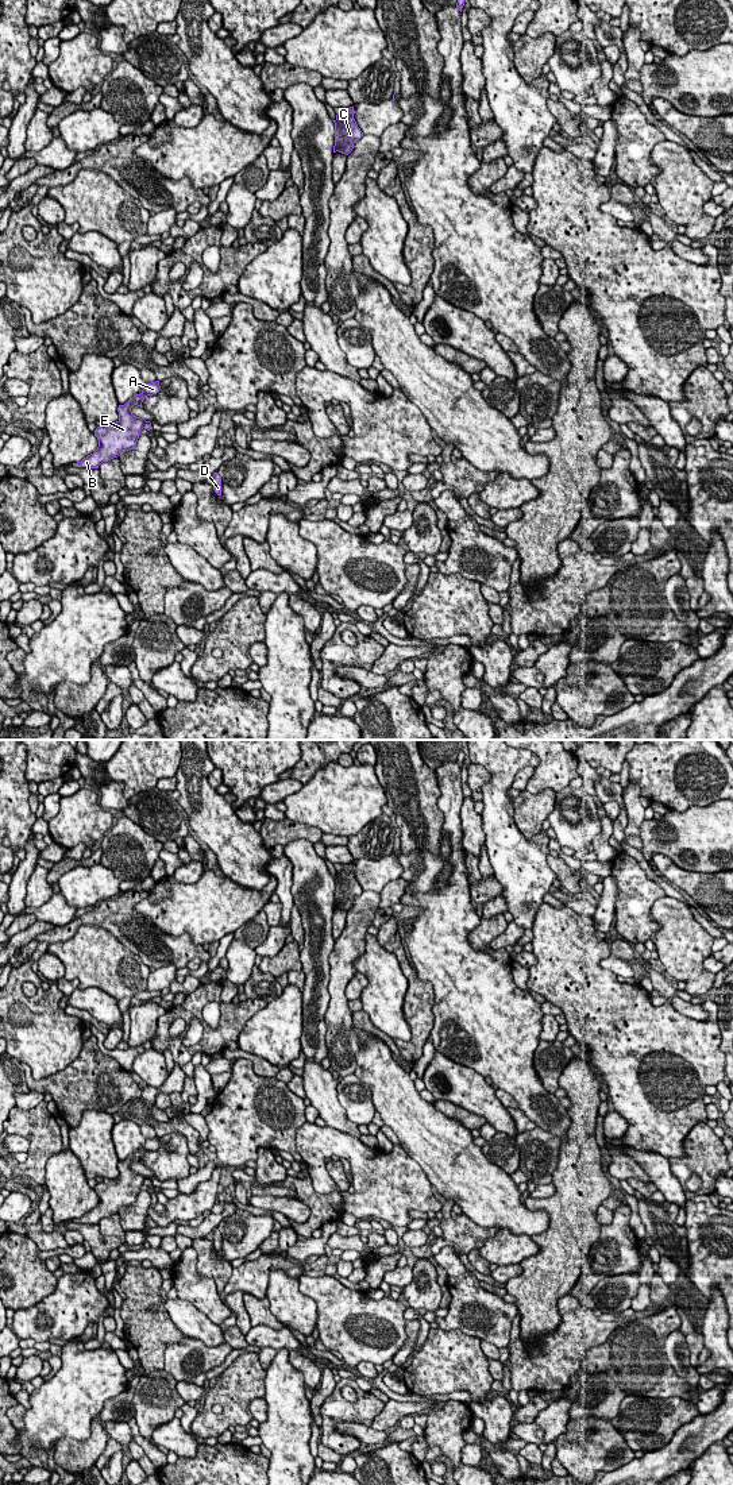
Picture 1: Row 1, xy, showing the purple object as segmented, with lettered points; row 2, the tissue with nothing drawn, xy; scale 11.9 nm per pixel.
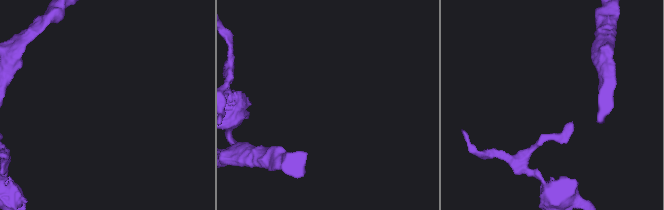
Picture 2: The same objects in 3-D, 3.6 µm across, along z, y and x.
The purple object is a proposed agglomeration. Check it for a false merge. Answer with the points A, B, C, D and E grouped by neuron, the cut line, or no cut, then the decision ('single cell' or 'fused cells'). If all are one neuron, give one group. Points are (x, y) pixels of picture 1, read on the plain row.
groups A B C E / D; cut xy (145, 1176), (142, 1183); fused cells

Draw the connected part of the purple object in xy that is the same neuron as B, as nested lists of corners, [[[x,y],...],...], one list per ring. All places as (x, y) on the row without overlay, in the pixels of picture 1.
[[[159,1137],[146,1139],[140,1150],[134,1152],[124,1161],[119,1161],[119,1176],[113,1180],[103,1179],[97,1183],[94,1192],[99,1196],[97,1206],[84,1214],[81,1218],[73,1219],[74,1223],[99,1224],[103,1218],[108,1218],[117,1214],[121,1207],[134,1206],[140,1187],[144,1181],[144,1174],[132,1170],[131,1164],[138,1161],[142,1164],[142,1158],[147,1152],[157,1150],[159,1148]]]

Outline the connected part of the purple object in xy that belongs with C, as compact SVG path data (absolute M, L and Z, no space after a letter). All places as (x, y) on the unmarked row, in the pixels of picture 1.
M354 863L343 864L342 869L336 871L335 879L335 902L333 909L339 907L348 911L354 899L363 892L354 875Z

